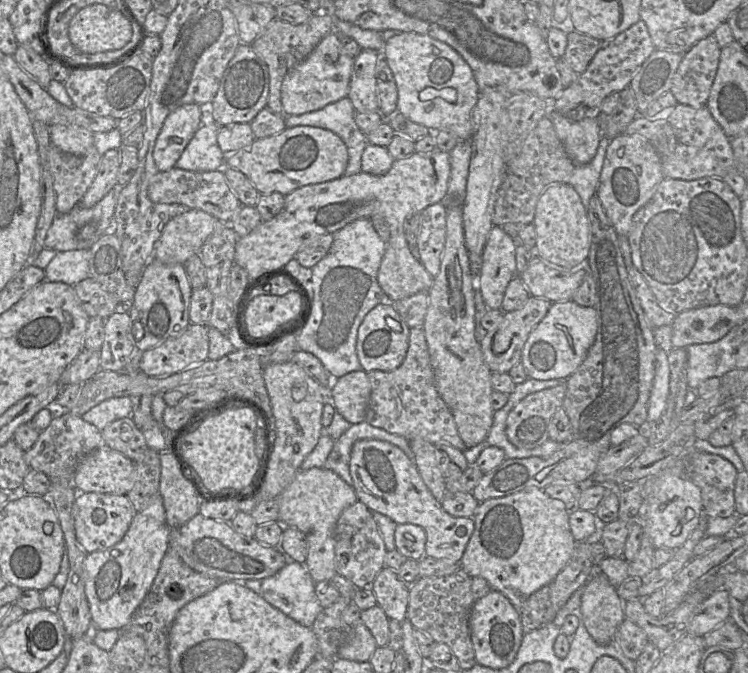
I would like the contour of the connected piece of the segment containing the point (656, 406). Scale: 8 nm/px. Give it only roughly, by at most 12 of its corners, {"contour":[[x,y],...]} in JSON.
{"contour":[[657,349],[647,422],[655,423],[670,393],[668,352]]}

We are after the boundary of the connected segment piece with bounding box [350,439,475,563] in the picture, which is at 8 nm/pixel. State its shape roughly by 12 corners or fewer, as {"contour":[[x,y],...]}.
{"contour":[[357,441],[358,501],[426,533],[425,556],[460,563],[472,517],[449,515],[397,446]]}

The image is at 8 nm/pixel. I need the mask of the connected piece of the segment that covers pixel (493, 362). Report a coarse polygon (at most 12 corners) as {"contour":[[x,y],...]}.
{"contour":[[531,296],[505,312],[480,347],[492,373],[521,363],[552,302]]}

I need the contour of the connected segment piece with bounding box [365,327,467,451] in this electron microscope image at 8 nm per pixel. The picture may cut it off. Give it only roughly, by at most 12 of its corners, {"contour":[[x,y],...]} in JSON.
{"contour":[[423,327],[393,371],[367,372],[365,422],[465,451]]}

